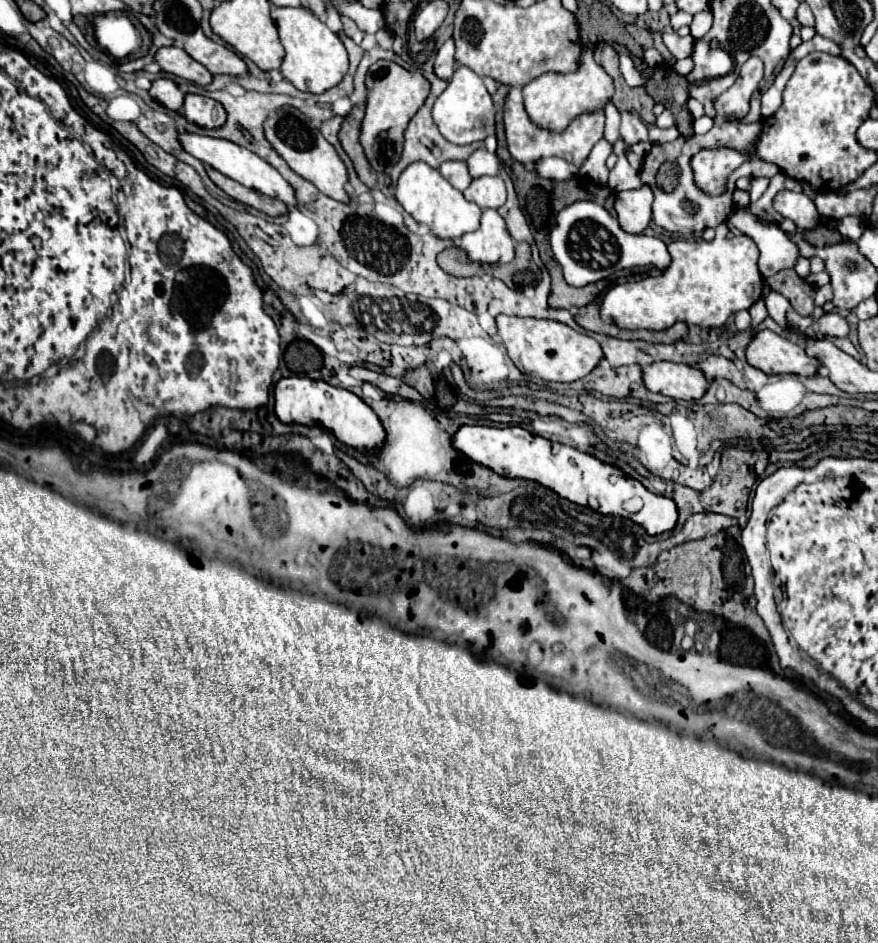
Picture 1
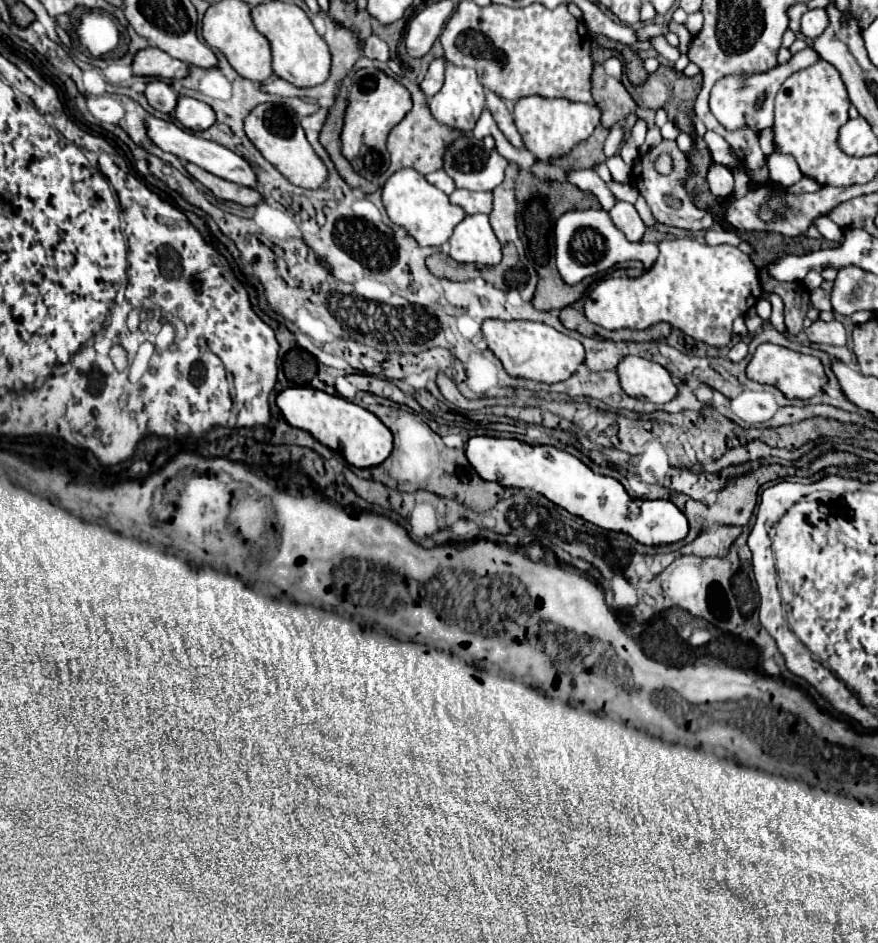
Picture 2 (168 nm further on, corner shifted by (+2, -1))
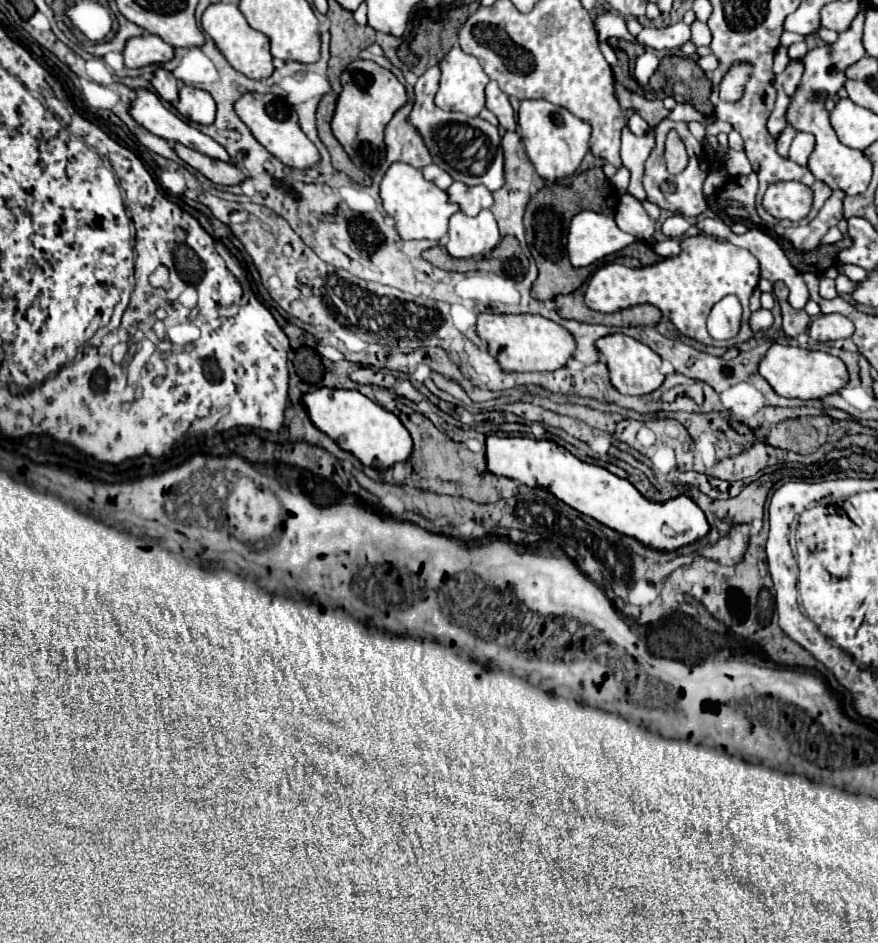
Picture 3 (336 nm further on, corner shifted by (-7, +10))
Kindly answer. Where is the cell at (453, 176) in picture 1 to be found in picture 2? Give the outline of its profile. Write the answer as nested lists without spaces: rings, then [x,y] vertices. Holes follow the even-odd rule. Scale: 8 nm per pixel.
[[[443,169],[429,173],[429,175],[427,175],[427,181],[433,183],[435,187],[439,187],[441,191],[445,191],[447,195],[451,195],[451,193],[455,191],[455,181],[453,181],[453,179],[443,171]]]

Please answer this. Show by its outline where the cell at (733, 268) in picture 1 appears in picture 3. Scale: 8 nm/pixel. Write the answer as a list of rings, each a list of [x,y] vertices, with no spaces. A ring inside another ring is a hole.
[[[700,234],[682,240],[682,252],[678,256],[664,258],[652,266],[629,268],[617,262],[603,265],[590,278],[584,294],[584,302],[588,308],[598,312],[616,312],[636,304],[652,304],[662,312],[664,318],[668,318],[678,328],[680,334],[708,346],[730,348],[748,342],[752,338],[752,330],[748,324],[750,318],[748,298],[754,292],[758,280],[760,280],[760,266],[758,260],[748,250],[738,248],[728,240],[718,240]],[[728,294],[738,296],[742,302],[744,308],[742,330],[732,340],[716,342],[706,330],[706,318],[712,306]]]

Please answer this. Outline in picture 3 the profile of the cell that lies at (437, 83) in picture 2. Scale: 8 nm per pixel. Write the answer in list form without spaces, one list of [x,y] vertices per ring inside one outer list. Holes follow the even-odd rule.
[[[438,66],[428,68],[414,86],[414,108],[408,116],[408,124],[422,136],[432,162],[446,170],[456,182],[466,186],[484,184],[490,192],[502,188],[502,148],[496,126],[488,124],[480,116],[470,118],[462,112],[442,110],[434,104],[434,92],[438,90]]]

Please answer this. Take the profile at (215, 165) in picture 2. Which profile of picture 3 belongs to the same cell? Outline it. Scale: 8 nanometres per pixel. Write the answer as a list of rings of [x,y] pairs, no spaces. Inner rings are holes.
[[[138,88],[134,92],[136,92],[136,96],[134,96],[128,112],[140,126],[144,126],[152,134],[156,134],[168,142],[180,142],[210,158],[224,160],[224,162],[230,160],[230,156],[226,156],[226,150],[220,144],[214,144],[214,140],[210,140],[210,136],[198,132],[194,126],[190,126],[188,122],[184,122],[176,114],[172,114],[168,108],[164,108],[164,104],[160,102],[160,98],[154,92],[144,90],[144,88]]]

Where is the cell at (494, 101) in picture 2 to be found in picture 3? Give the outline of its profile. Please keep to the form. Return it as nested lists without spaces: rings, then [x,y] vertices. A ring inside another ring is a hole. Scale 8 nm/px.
[[[488,82],[486,86],[486,108],[498,118],[500,126],[504,126],[506,130],[516,130],[514,110],[508,102],[508,96],[494,82]]]

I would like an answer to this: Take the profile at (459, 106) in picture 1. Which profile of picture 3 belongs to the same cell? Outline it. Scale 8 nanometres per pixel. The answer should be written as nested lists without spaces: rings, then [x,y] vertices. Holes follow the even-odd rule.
[[[454,46],[442,60],[440,60],[440,88],[436,92],[436,106],[442,110],[452,110],[452,112],[462,112],[468,116],[478,116],[480,110],[484,108],[484,88],[488,84],[488,76],[482,70],[480,62],[462,52],[460,46]]]

